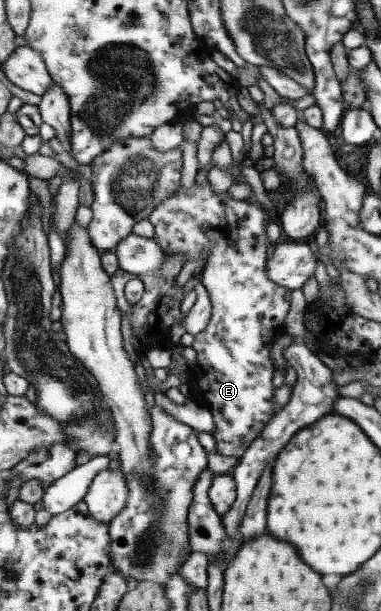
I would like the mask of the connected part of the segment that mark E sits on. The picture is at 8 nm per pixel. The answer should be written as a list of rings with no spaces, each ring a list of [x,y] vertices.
[[[208,174],[202,176],[206,186],[196,184],[188,190],[183,188],[178,194],[171,194],[166,202],[155,207],[149,219],[156,229],[155,239],[166,253],[182,253],[190,261],[195,261],[202,258],[204,248],[209,249],[199,280],[210,293],[213,316],[208,328],[195,336],[192,348],[196,350],[197,360],[192,365],[192,370],[202,375],[198,385],[209,402],[208,409],[216,421],[212,433],[217,442],[217,452],[240,460],[280,410],[280,406],[274,408],[274,364],[270,358],[270,348],[282,334],[286,334],[282,326],[290,312],[292,291],[276,284],[267,275],[271,242],[266,229],[272,220],[279,221],[279,212],[269,212],[254,200],[234,200],[224,189],[223,192],[216,193],[208,180]]]

